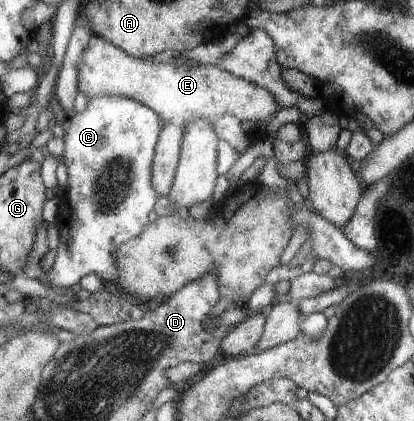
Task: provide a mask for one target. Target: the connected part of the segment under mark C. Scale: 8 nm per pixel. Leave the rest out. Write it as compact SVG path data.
M113 95L88 98L84 111L71 111L65 122L68 127L62 138L67 183L59 192L61 197L58 216L54 221L58 231L58 244L53 262L45 273L44 283L46 286L52 284L62 289L70 288L83 275L95 273L112 287L108 289L110 292L121 293L121 290L113 285L118 273L113 251L144 229L148 222L148 213L160 197L150 181L150 162L163 123L158 115L145 105L133 99Z

